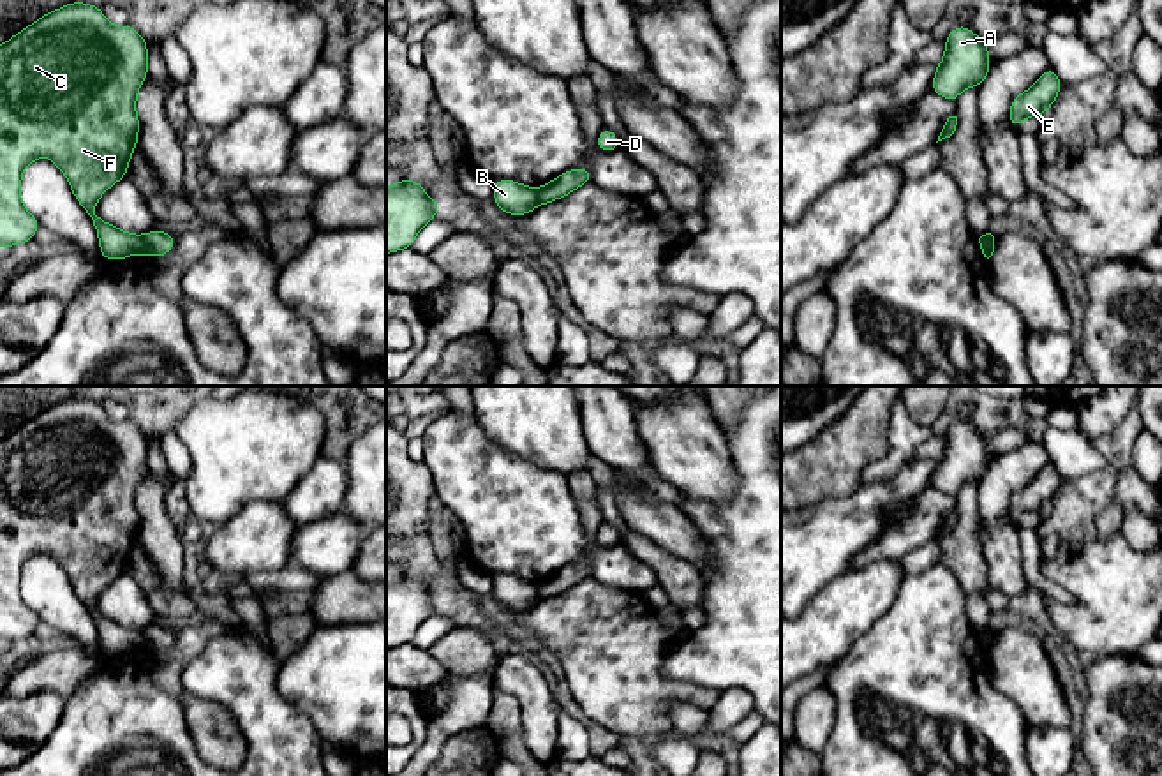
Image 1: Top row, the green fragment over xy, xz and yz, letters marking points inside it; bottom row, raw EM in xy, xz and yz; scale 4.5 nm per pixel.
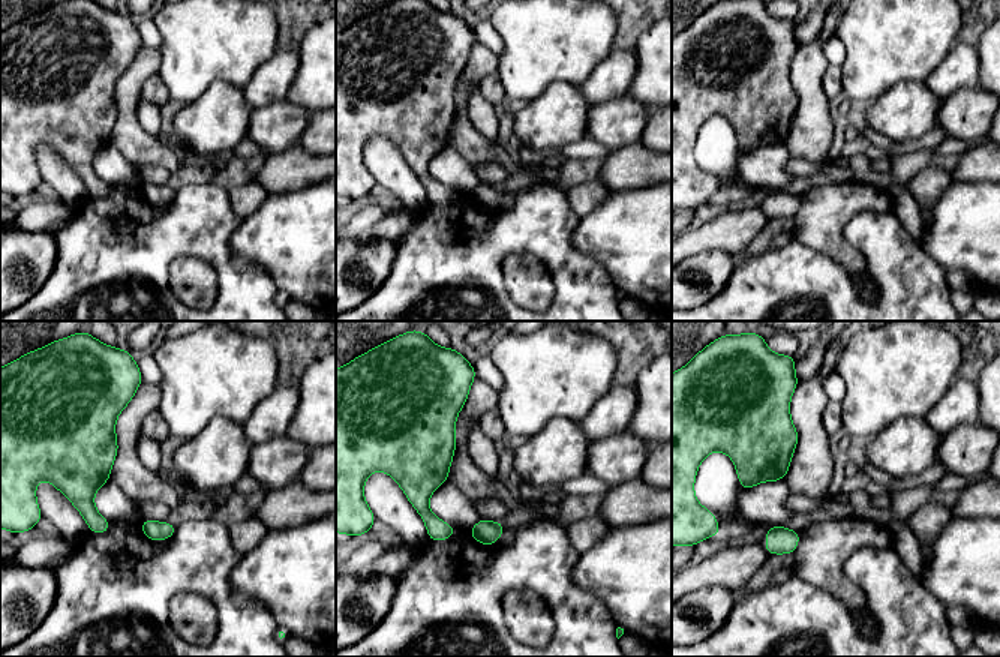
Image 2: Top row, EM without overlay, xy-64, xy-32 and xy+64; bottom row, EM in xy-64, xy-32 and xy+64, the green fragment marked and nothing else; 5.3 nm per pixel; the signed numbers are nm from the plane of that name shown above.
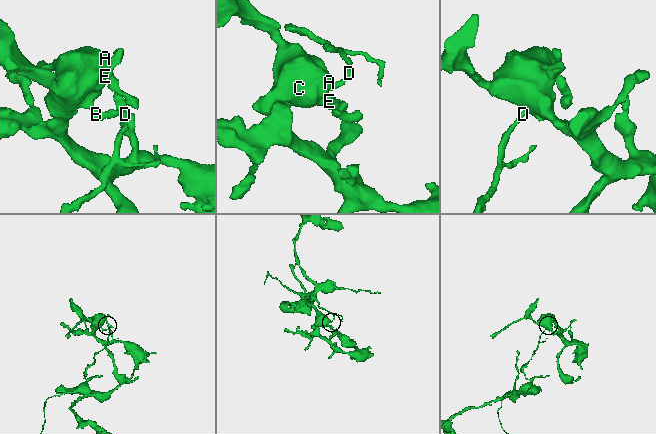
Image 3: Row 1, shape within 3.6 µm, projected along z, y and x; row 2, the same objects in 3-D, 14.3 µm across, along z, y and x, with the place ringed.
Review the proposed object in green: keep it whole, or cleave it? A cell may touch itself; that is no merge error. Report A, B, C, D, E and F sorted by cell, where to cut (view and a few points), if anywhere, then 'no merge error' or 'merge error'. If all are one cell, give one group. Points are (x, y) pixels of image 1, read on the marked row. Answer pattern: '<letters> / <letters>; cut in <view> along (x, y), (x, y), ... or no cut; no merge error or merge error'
A B C E F / D; cut in xy along (141, 237), (147, 253); merge error

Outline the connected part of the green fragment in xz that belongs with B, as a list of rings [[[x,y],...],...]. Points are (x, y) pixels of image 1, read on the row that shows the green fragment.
[[[506,178],[494,180],[492,199],[508,215],[529,215],[540,205],[538,189]]]

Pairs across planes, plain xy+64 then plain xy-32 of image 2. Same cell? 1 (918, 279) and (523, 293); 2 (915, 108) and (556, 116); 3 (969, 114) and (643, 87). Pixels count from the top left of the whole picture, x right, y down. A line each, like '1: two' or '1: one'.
1: two
2: one
3: two

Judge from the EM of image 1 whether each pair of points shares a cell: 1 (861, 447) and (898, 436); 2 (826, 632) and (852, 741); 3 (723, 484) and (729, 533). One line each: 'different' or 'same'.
1: different
2: different
3: different

